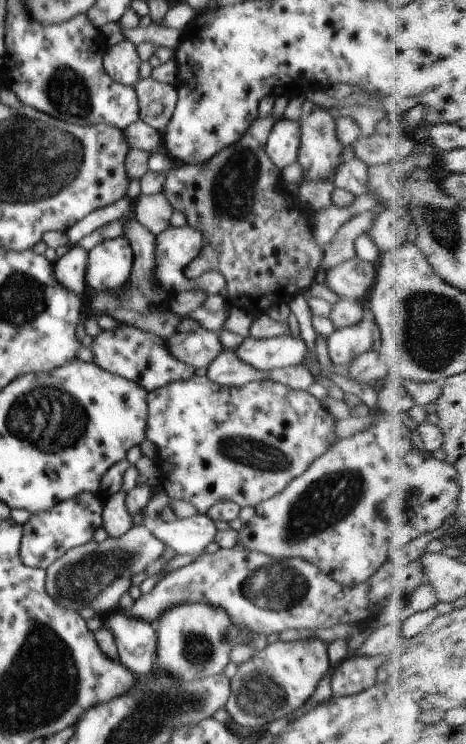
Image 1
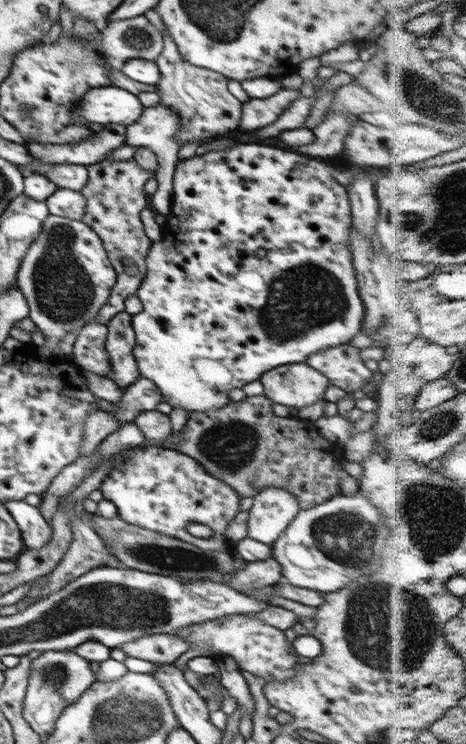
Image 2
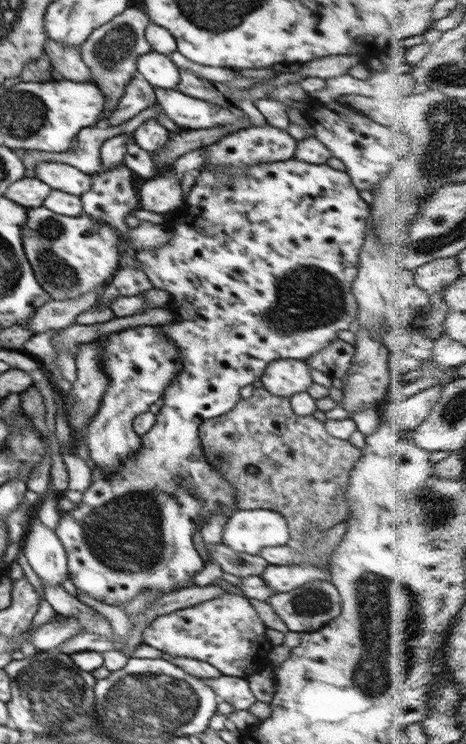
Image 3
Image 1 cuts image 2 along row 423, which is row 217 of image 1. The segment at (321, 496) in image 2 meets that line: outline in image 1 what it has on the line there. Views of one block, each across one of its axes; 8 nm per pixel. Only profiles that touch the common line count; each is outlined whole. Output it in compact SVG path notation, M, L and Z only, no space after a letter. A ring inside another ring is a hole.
M258 115L238 142L221 150L208 162L198 166L179 164L170 169L161 190L173 210L182 213L187 224L200 230L204 236L204 248L187 266L186 274L194 277L210 272L213 268L226 280L229 301L236 296L242 304L250 304L252 308L287 306L318 279L318 270L325 253L314 238L314 227L310 224L308 214L302 212L301 215L294 210L282 192L281 170L272 164L265 151L270 129L275 122L274 116Z

